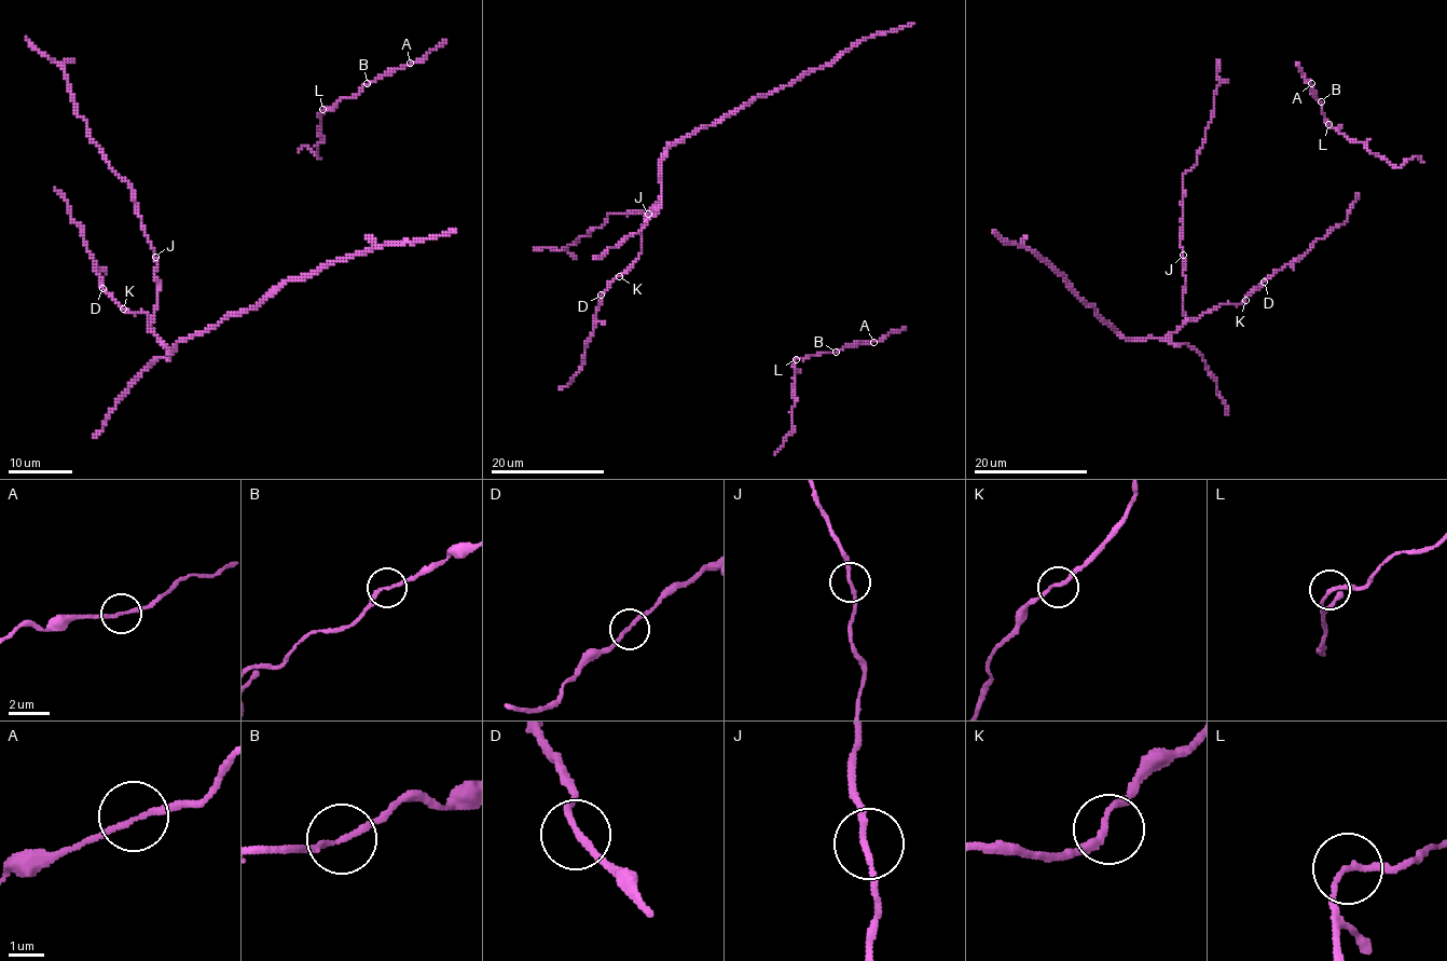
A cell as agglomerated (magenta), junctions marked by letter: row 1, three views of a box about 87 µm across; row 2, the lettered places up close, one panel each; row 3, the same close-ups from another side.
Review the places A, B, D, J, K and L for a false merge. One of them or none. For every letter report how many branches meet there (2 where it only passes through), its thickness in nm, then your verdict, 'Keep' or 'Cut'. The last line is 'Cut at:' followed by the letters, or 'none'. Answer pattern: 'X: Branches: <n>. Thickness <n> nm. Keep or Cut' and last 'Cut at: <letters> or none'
A: Branches: 2. Thickness 160 nm. Keep
B: Branches: 2. Thickness 160 nm. Keep
D: Branches: 2. Thickness 170 nm. Keep
J: Branches: 2. Thickness 170 nm. Keep
K: Branches: 2. Thickness 170 nm. Keep
L: Branches: 2. Thickness 170 nm. Keep
Cut at: none

